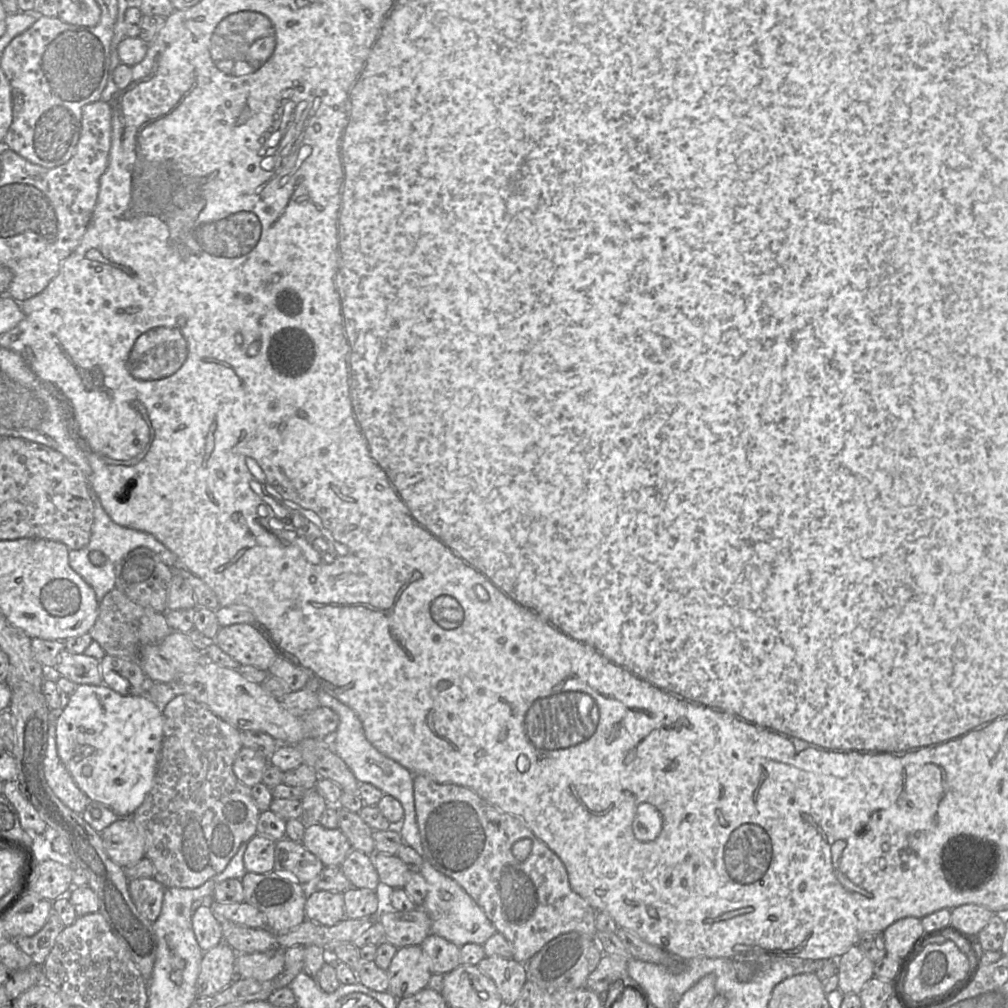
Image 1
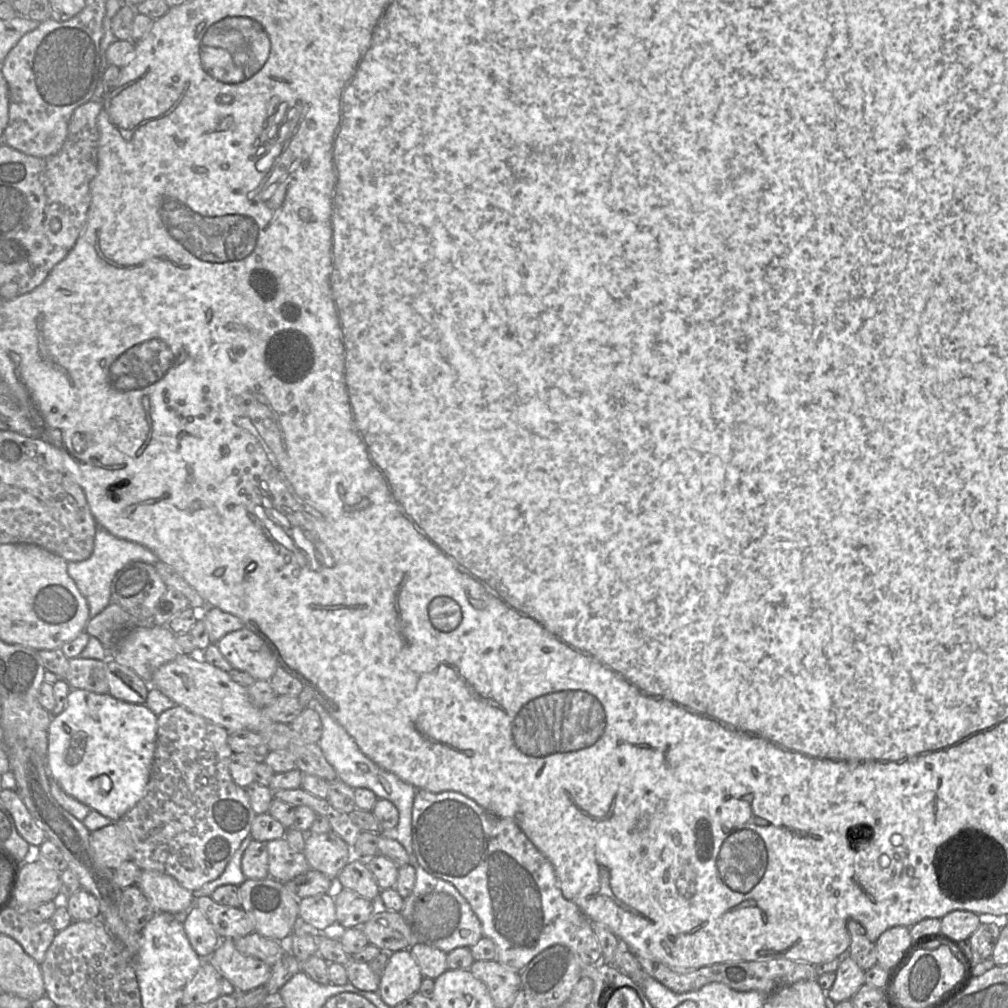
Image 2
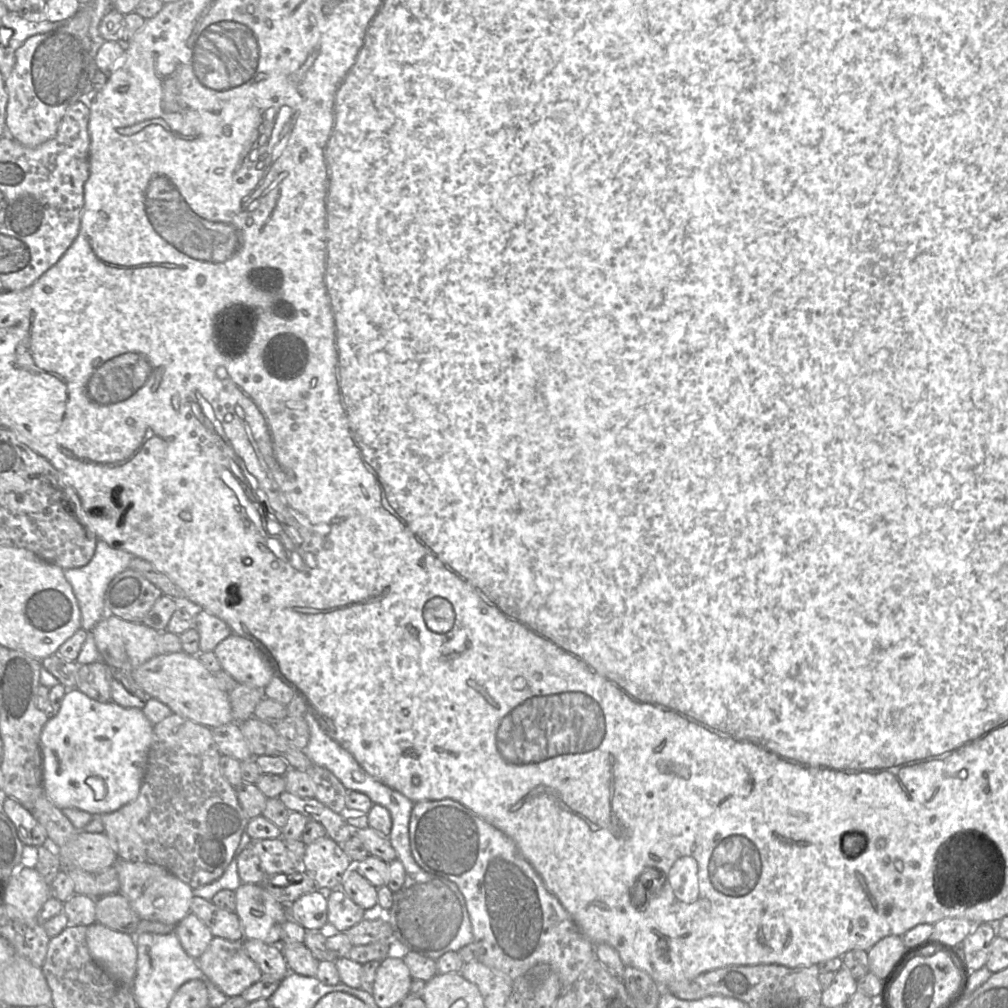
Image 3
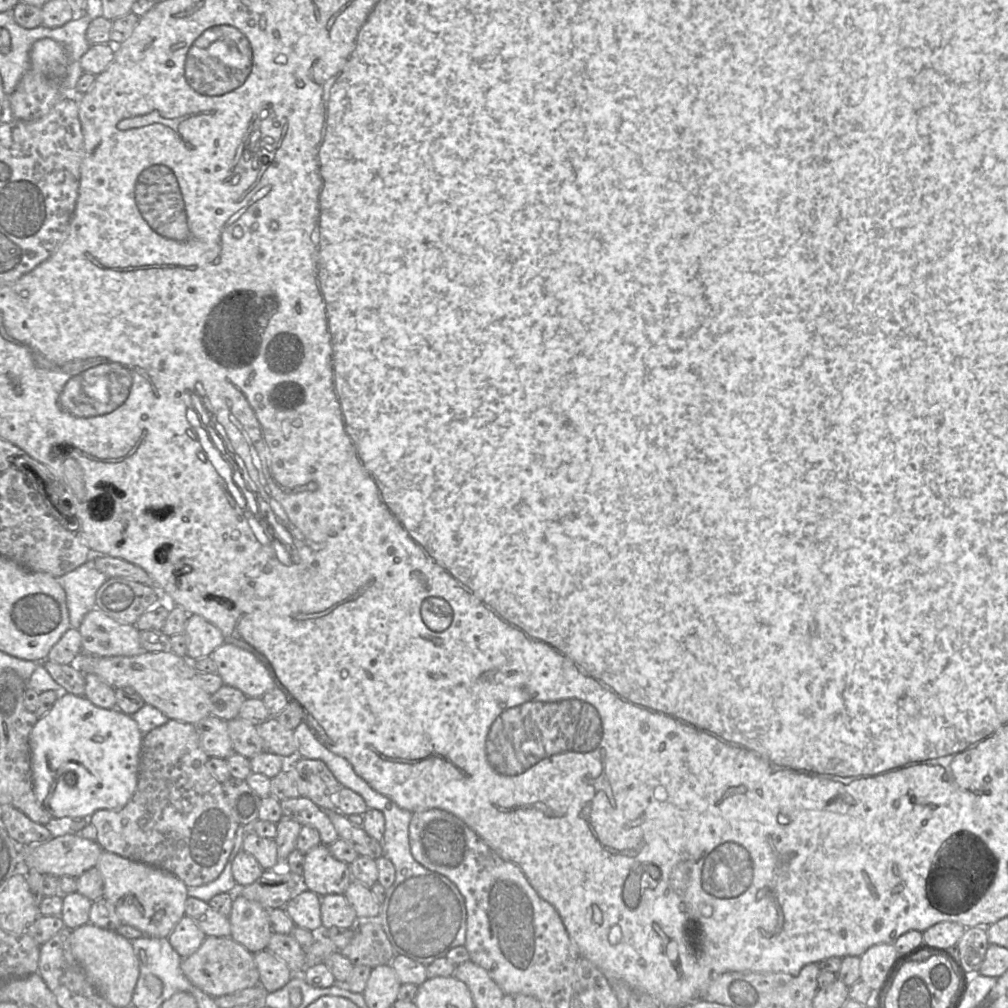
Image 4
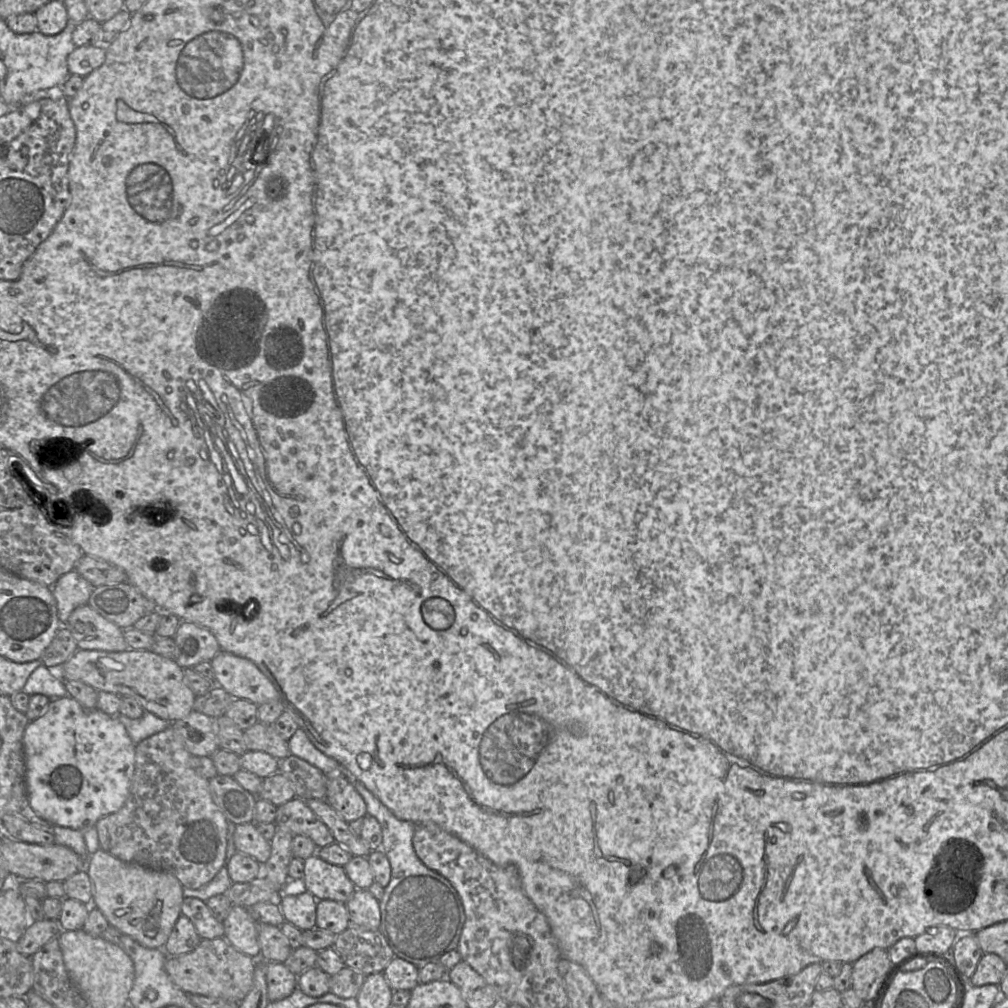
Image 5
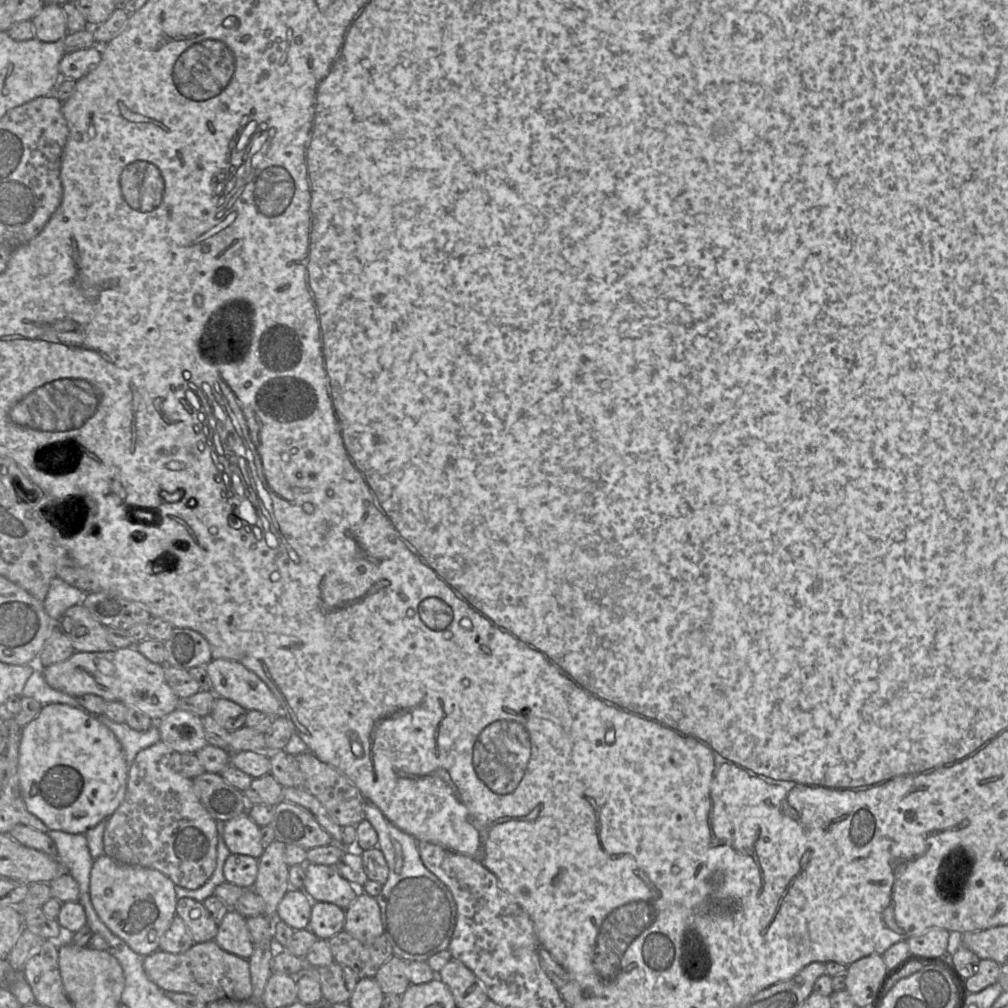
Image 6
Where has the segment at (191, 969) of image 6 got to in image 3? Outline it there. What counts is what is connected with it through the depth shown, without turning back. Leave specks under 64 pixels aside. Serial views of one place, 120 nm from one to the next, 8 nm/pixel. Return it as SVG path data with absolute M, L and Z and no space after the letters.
M213 937L197 962L205 980L213 983L227 998L241 995L246 989L263 978L259 967L247 955L243 941L230 941Z

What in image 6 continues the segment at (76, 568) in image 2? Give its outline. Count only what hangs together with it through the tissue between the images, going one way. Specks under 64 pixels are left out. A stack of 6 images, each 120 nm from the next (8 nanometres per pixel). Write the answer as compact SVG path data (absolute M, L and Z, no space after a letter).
M55 577L51 581L47 596L43 601L45 611L54 622L68 608L79 604L85 594L84 591Z

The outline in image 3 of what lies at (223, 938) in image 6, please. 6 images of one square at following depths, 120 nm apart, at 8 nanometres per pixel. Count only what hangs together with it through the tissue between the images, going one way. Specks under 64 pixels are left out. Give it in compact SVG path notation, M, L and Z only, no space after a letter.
M242 883L235 891L236 914L244 939L281 945L281 931L289 918L289 905L278 902L261 884Z

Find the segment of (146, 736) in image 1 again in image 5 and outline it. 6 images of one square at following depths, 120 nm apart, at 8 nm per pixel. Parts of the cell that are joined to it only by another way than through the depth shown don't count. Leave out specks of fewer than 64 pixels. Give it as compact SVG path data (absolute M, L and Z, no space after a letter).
M68 695L53 698L46 711L25 728L23 745L29 803L41 818L53 825L83 831L124 805L135 769L136 745L118 716L107 715L98 708L86 709Z

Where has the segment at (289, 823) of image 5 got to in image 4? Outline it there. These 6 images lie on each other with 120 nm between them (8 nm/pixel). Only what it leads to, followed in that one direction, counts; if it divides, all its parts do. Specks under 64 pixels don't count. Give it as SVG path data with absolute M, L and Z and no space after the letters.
M306 797L289 798L280 802L282 819L290 819L301 826L312 826L320 835L321 844L330 846L339 837L329 818L328 812L321 809Z

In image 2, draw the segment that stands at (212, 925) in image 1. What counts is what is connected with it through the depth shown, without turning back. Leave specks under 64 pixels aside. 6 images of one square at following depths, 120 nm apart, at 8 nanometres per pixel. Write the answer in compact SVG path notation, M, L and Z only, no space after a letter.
M194 906L189 909L183 926L194 951L202 959L208 959L221 942L212 924L202 911Z

